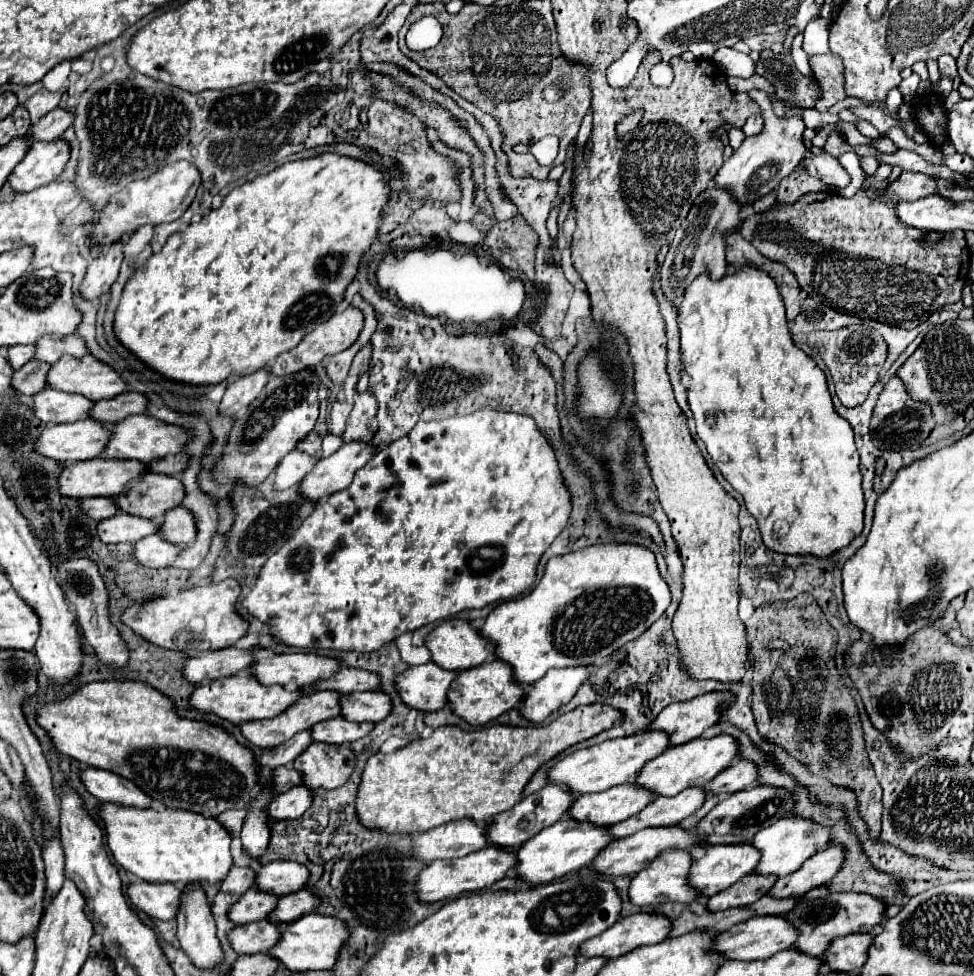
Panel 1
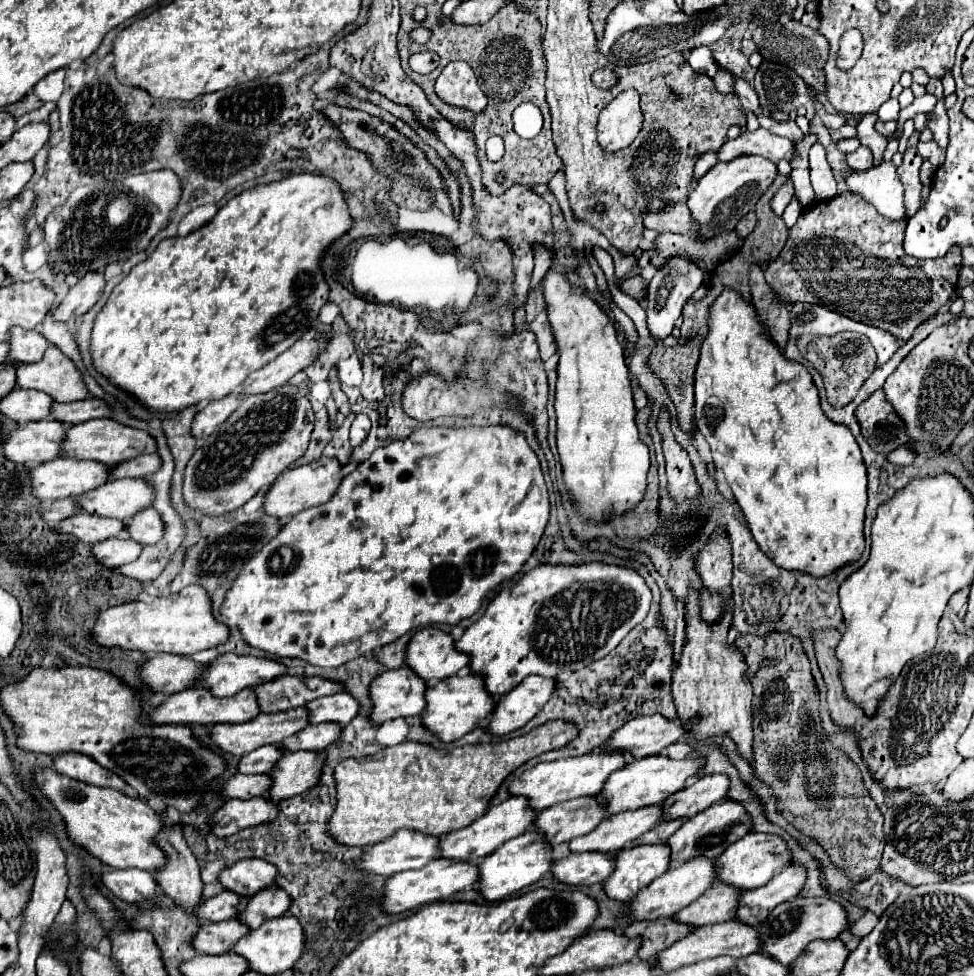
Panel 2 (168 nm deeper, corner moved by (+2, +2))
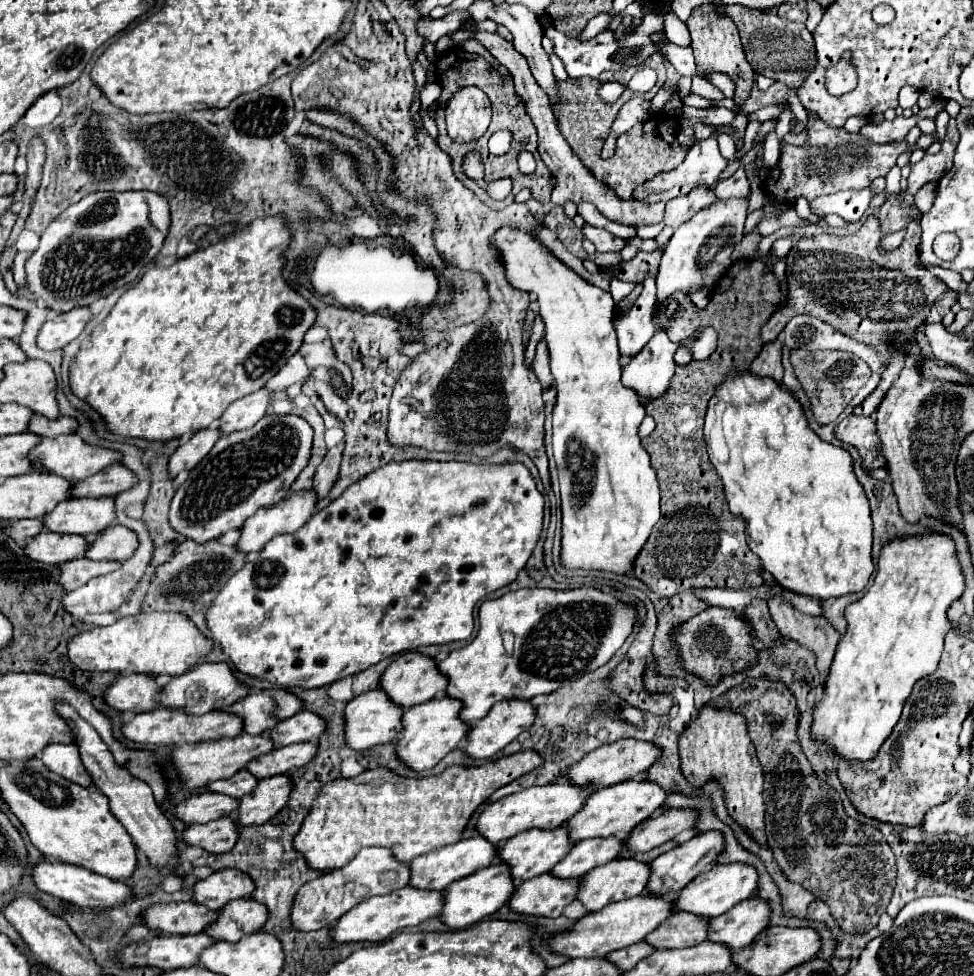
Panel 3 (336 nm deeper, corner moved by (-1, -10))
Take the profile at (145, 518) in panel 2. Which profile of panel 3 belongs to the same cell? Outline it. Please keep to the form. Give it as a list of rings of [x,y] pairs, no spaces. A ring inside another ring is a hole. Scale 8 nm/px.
[[[112,525],[98,533],[92,545],[86,549],[84,557],[94,561],[126,561],[136,549],[136,535],[122,525]]]

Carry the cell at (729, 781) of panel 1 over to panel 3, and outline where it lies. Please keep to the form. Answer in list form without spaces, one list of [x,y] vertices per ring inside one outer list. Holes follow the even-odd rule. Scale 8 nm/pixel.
[[[670,809],[662,815],[648,817],[648,821],[642,821],[636,825],[636,829],[630,831],[630,835],[624,841],[624,849],[630,853],[646,853],[670,839],[674,839],[684,829],[692,829],[696,821],[696,811],[684,811],[684,809]]]

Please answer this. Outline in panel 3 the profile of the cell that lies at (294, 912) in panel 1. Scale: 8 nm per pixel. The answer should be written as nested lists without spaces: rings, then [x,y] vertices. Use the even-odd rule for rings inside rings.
[[[250,897],[230,901],[218,911],[214,923],[210,923],[204,933],[216,941],[240,941],[244,935],[252,935],[264,925],[264,917],[268,917],[268,909],[264,905],[256,905]]]

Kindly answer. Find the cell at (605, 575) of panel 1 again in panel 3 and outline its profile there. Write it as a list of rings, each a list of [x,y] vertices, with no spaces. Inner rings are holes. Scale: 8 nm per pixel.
[[[518,589],[502,595],[500,599],[490,599],[482,603],[478,613],[480,629],[472,643],[452,651],[446,659],[438,663],[438,671],[448,677],[446,695],[450,699],[462,701],[460,719],[464,723],[474,723],[490,705],[506,699],[532,699],[536,695],[548,695],[568,681],[576,681],[584,673],[602,667],[632,633],[636,611],[628,605],[618,603],[612,595],[600,589],[570,589],[570,591],[550,591],[550,589]],[[512,633],[512,651],[504,647],[504,635]]]

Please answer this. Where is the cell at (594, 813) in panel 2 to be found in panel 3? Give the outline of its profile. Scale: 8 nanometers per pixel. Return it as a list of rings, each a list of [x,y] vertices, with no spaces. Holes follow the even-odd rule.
[[[564,825],[556,827],[552,831],[530,829],[530,831],[524,831],[524,833],[510,837],[506,843],[502,843],[498,853],[496,853],[496,859],[510,867],[510,877],[514,881],[526,881],[526,879],[532,879],[536,875],[548,873],[572,849],[572,845],[574,843],[568,841],[568,833],[566,833]]]

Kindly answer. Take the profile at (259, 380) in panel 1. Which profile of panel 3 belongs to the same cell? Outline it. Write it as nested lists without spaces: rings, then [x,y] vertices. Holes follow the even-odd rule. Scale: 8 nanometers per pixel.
[[[210,427],[204,433],[194,433],[186,443],[182,443],[168,461],[168,475],[174,479],[180,471],[192,471],[204,455],[210,453],[214,443],[218,441],[218,429]]]

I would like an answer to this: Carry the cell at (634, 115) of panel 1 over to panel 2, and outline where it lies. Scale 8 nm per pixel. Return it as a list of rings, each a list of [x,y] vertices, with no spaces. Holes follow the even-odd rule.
[[[629,89],[617,95],[599,115],[597,139],[605,151],[621,151],[633,143],[643,125],[639,93]]]

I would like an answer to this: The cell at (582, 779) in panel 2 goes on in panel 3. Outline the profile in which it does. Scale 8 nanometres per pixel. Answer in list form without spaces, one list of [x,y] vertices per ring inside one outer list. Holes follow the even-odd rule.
[[[558,781],[552,785],[524,789],[520,793],[500,799],[492,805],[486,805],[474,827],[492,845],[498,845],[498,843],[506,841],[508,837],[528,831],[528,829],[548,829],[550,831],[550,829],[560,827],[572,813],[576,813],[576,809],[580,809],[580,805],[586,801],[586,797],[590,793],[592,793],[592,789],[576,789],[576,785],[568,785],[568,781]]]

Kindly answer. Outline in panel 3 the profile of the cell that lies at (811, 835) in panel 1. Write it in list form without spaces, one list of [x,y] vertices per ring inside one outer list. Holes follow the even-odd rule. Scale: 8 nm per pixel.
[[[730,863],[730,865],[714,865],[712,869],[704,871],[702,875],[694,877],[680,893],[674,895],[672,899],[672,909],[674,911],[686,911],[702,919],[714,919],[720,913],[726,913],[734,905],[738,905],[744,899],[750,899],[756,891],[758,875],[756,869],[744,863]]]

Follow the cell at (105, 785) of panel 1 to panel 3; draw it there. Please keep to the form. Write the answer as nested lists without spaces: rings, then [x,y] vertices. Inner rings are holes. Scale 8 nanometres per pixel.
[[[52,743],[48,747],[42,749],[40,753],[40,759],[44,761],[44,765],[58,773],[60,777],[72,781],[72,783],[78,783],[82,787],[94,787],[92,785],[92,779],[88,777],[82,761],[80,761],[80,755],[78,755],[78,749],[74,745],[64,745],[64,743]]]

